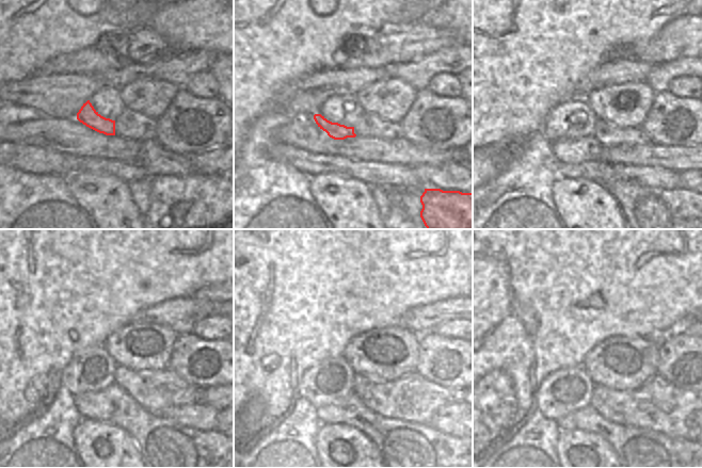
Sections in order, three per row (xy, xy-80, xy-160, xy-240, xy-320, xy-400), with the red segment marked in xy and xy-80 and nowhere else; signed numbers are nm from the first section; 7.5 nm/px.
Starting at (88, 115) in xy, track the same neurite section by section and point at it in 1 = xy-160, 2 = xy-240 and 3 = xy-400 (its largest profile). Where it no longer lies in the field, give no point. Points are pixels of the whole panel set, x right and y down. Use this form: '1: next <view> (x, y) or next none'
1: next xy-160 (571, 151)
2: next xy-240 (165, 446)
3: next xy-400 (634, 446)

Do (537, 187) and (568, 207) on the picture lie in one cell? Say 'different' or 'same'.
different

